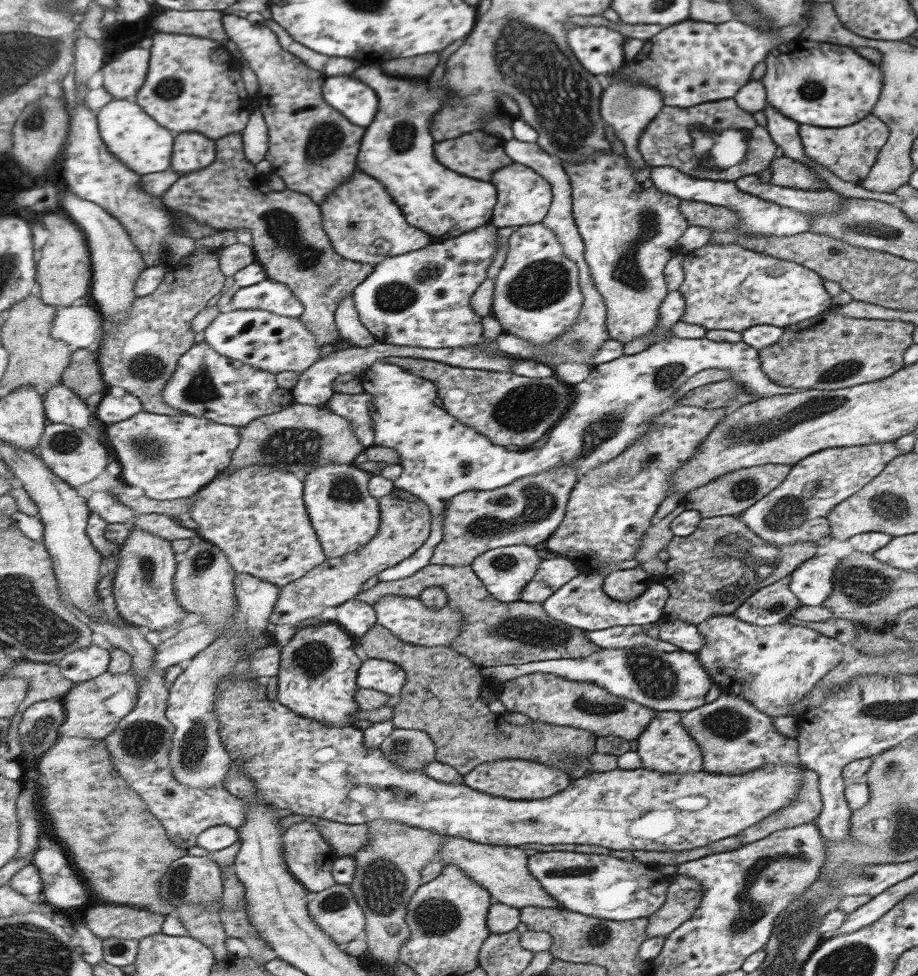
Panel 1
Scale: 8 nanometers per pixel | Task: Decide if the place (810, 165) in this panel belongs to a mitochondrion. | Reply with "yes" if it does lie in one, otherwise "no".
no

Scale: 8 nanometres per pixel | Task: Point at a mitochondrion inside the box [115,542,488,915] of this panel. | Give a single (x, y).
(194, 743)

